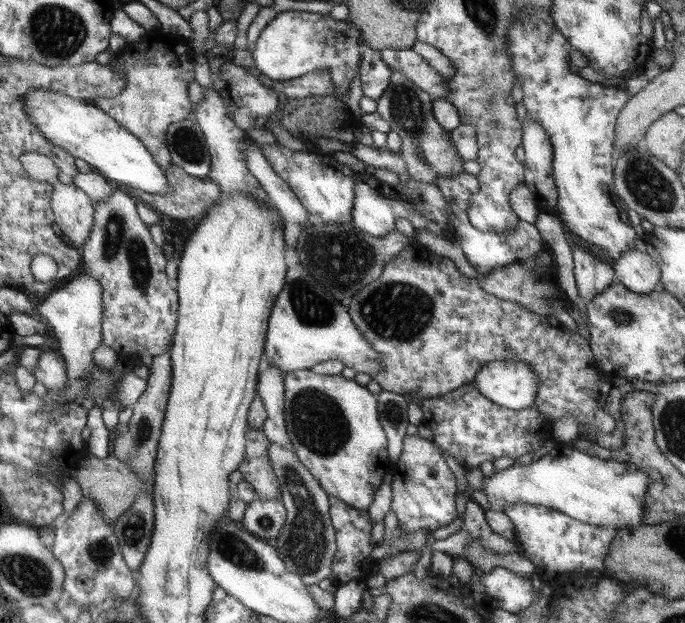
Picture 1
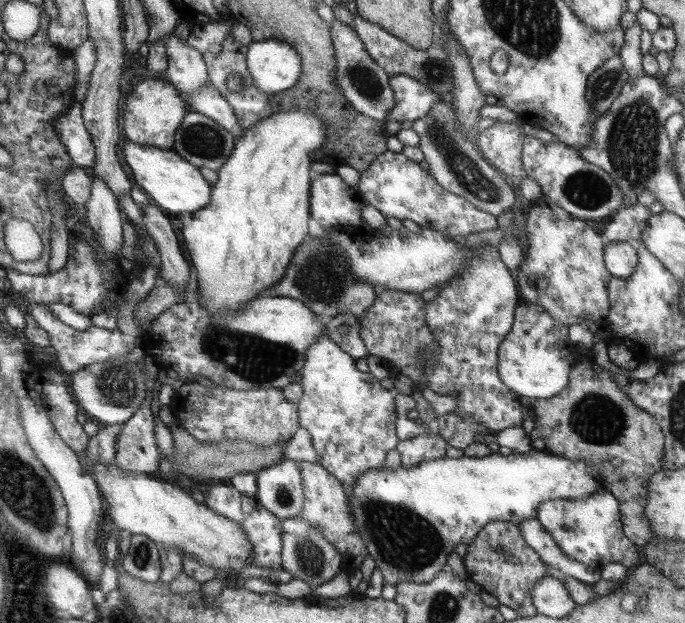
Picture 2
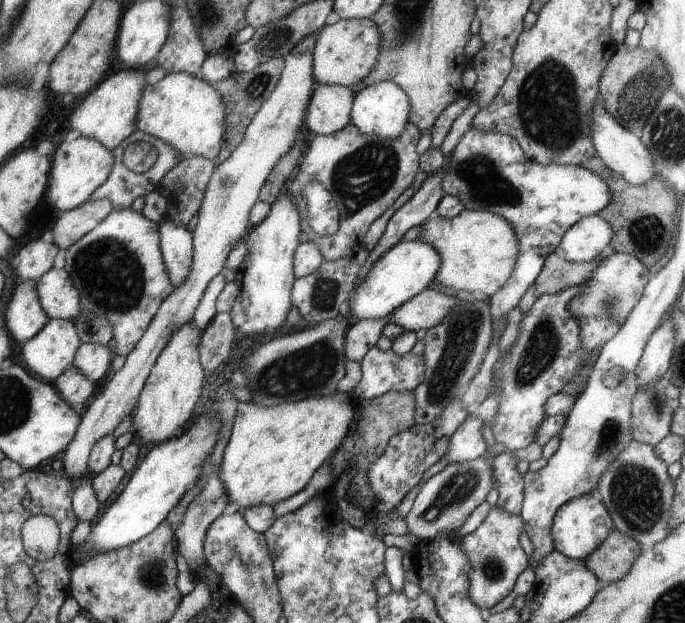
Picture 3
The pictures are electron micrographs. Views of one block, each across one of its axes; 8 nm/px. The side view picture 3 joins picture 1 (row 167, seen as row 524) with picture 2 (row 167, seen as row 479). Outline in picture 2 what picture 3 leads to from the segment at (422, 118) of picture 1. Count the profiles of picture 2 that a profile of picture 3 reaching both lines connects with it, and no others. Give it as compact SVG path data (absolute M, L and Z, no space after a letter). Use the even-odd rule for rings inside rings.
M446 101L437 102L425 118L414 120L412 129L420 136L418 149L430 166L428 172L444 189L456 193L456 196L464 197L484 212L492 213L492 216L499 217L509 210L512 204L516 204L517 190L488 160L482 157L476 148L475 140L463 138L458 131L454 112Z

